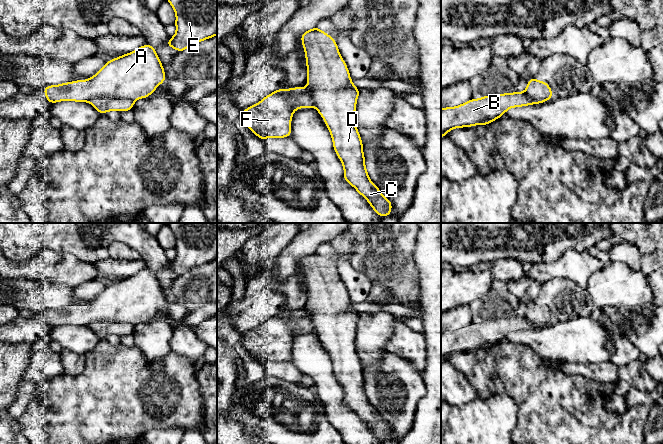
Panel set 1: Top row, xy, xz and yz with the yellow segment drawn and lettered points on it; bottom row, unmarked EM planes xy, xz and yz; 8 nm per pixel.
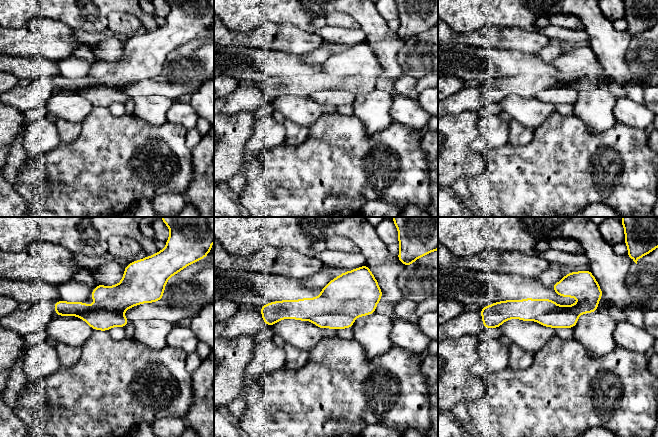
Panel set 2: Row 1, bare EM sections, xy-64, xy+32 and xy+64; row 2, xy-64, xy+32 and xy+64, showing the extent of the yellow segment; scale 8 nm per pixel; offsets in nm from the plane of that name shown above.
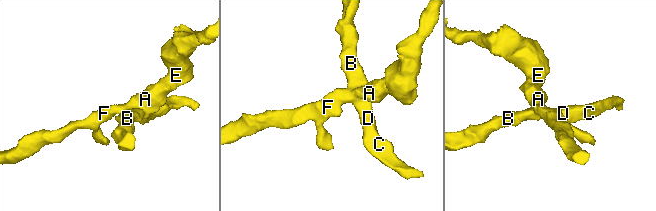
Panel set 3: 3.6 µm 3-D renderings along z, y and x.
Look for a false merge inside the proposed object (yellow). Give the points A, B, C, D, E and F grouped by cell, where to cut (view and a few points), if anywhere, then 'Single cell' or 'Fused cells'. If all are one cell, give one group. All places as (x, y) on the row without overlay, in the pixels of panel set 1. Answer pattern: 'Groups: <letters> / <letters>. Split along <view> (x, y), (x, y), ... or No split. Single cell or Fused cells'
Groups: A E F / B C D. Split along xy (88, 324), (101, 320), (121, 320), (131, 322), (134, 325). Fused cells

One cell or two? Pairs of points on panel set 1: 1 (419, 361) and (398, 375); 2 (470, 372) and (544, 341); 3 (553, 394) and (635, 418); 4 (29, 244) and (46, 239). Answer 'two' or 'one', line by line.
1: two
2: two
3: one
4: one

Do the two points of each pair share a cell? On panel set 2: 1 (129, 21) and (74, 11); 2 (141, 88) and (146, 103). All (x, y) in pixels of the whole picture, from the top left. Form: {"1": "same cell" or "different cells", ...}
{"1": "different cells", "2": "different cells"}

